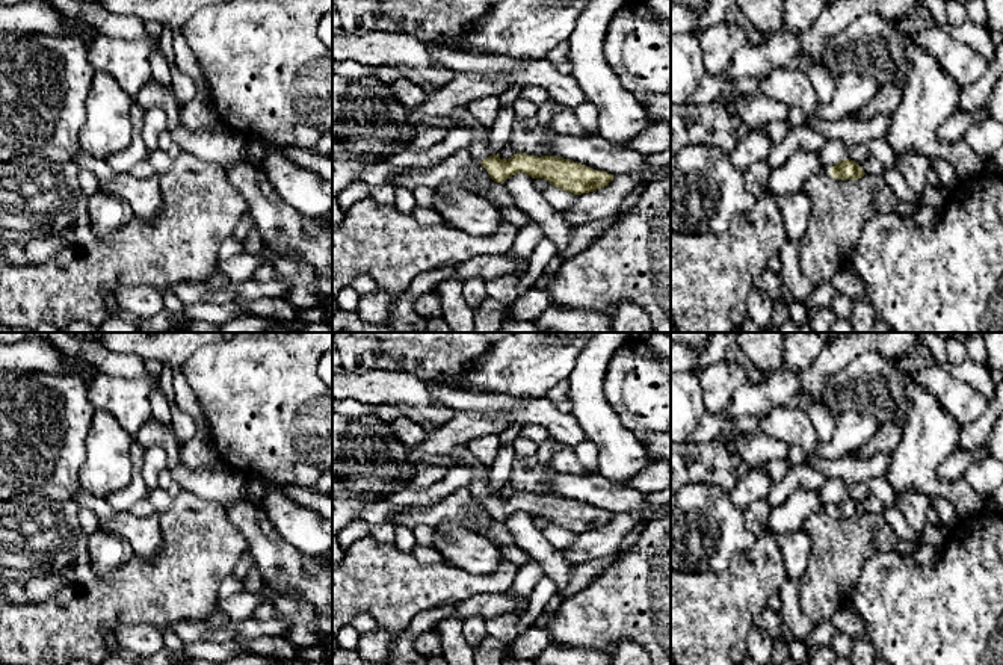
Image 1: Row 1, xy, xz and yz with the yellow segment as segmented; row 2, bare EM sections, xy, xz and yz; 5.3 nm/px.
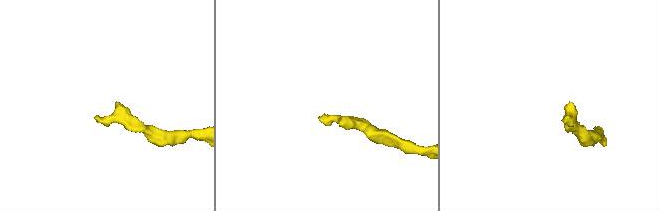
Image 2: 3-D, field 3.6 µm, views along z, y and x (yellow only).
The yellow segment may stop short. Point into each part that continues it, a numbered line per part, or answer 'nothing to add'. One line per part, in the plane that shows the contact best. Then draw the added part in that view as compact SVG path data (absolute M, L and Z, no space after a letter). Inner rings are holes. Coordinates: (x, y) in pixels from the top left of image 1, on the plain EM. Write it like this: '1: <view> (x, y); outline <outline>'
1: xz (479, 488); outline M465 447L459 450L458 459L461 464L471 466L474 469L474 479L468 488L473 499L482 500L483 497L491 496L492 493L488 488L489 469L480 464Z

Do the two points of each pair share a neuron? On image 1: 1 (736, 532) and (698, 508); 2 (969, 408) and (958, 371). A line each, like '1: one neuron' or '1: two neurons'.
1: one neuron
2: two neurons

